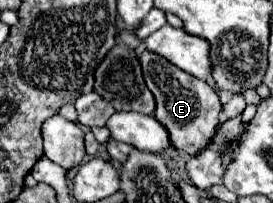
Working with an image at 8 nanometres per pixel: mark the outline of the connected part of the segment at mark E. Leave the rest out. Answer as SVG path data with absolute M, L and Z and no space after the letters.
M143 52L141 54L141 66L143 76L147 82L147 88L155 96L155 120L169 132L169 140L173 150L177 150L179 156L193 158L201 150L205 150L213 136L217 134L217 126L221 124L221 102L215 92L205 80L197 80L195 76L189 76L187 72L181 72L181 68L173 68L167 60L161 60L155 52Z

